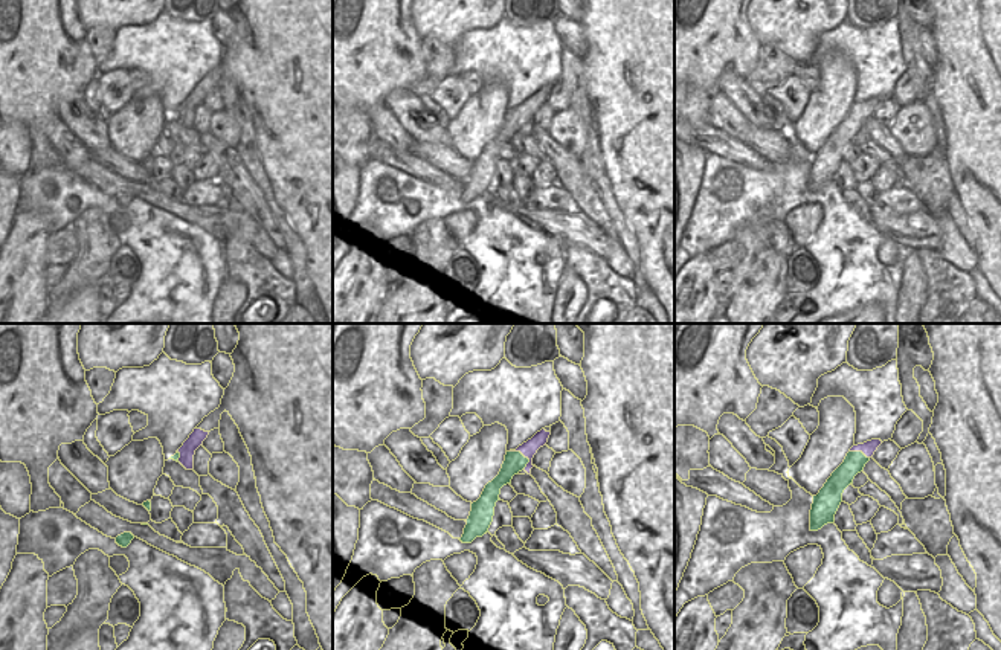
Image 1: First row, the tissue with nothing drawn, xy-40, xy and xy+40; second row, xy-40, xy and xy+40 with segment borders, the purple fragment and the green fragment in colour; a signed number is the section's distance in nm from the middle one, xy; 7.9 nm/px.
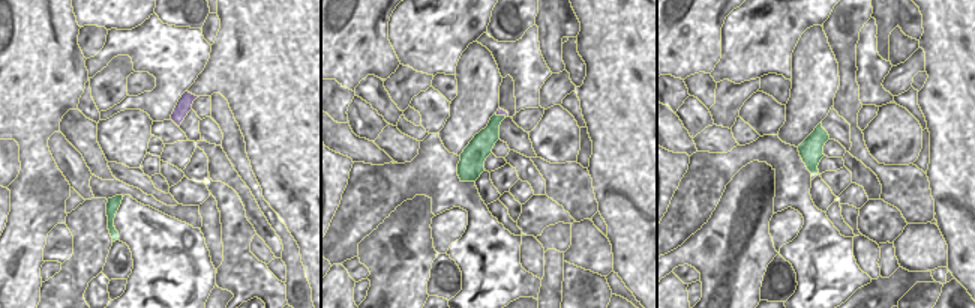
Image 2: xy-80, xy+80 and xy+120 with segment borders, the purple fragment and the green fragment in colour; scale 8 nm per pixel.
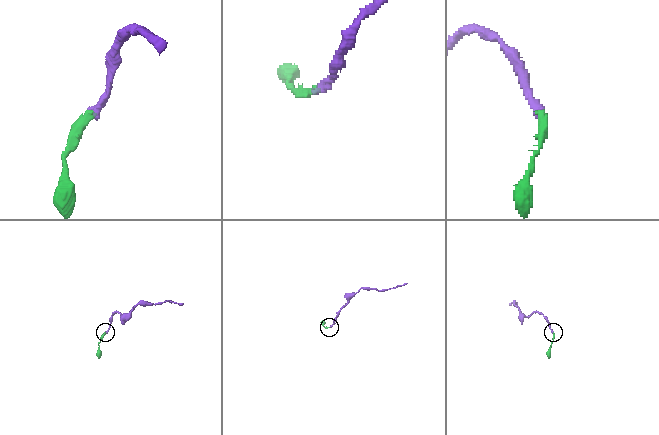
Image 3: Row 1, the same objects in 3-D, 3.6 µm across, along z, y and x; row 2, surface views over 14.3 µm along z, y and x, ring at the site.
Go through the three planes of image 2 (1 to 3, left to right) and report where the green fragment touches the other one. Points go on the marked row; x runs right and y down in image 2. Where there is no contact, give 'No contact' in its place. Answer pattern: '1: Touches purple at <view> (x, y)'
1: No contact
2: Touches purple at xy+80 (501, 114)
3: No contact.

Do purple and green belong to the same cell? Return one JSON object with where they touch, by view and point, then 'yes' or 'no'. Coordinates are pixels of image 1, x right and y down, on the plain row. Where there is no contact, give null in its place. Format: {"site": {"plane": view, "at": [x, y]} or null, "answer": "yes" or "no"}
{"site": {"plane": "xy", "at": [524, 113]}, "answer": "no"}

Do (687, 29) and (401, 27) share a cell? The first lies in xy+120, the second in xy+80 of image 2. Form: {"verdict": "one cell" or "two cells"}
{"verdict": "two cells"}

